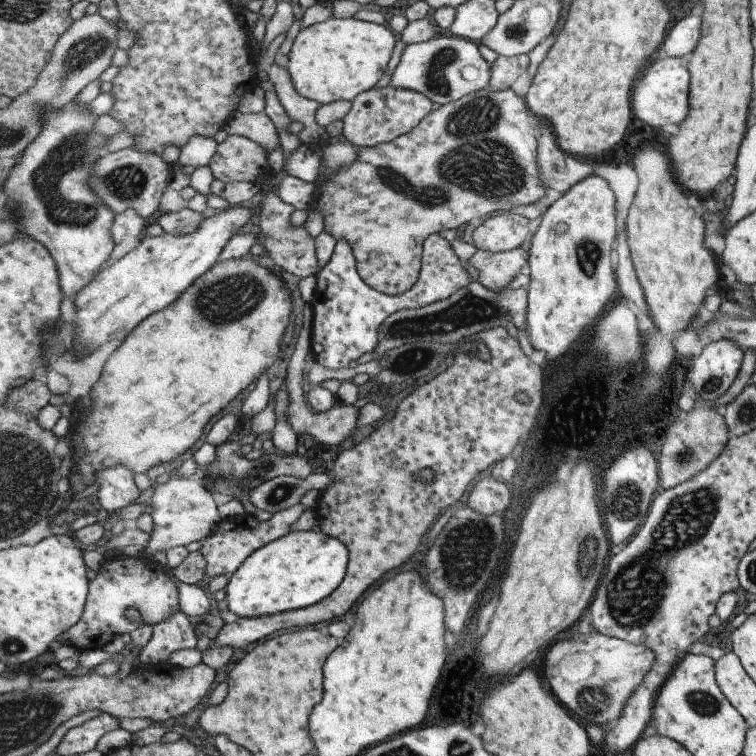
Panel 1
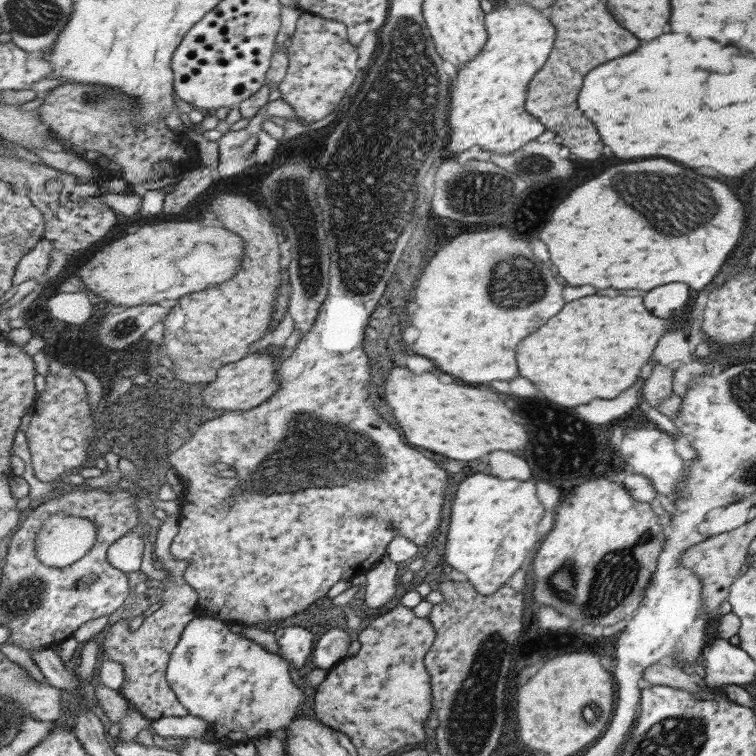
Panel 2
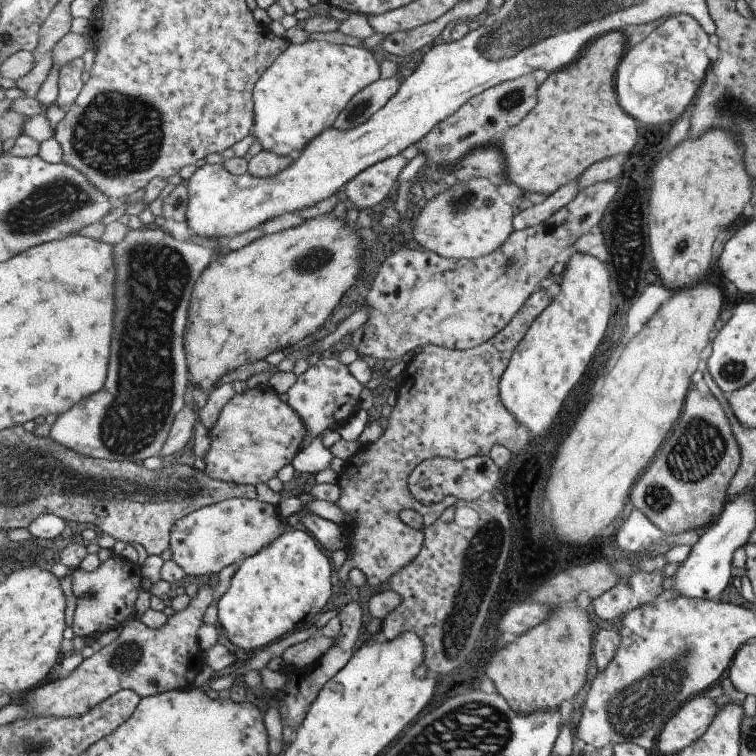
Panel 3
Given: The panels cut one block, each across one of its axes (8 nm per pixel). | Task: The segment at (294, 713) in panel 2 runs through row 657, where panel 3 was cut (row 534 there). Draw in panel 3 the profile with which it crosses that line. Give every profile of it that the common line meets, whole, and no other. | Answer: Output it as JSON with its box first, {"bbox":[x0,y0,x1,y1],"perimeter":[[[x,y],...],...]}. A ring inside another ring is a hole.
{"bbox":[171,498,285,576],"perimeter":[[[231,498],[227,502],[201,508],[175,526],[171,534],[173,562],[187,576],[209,576],[215,572],[219,574],[225,566],[231,566],[241,560],[245,562],[247,558],[255,556],[281,534],[285,532],[281,526],[279,506],[265,504],[261,500]]]}

